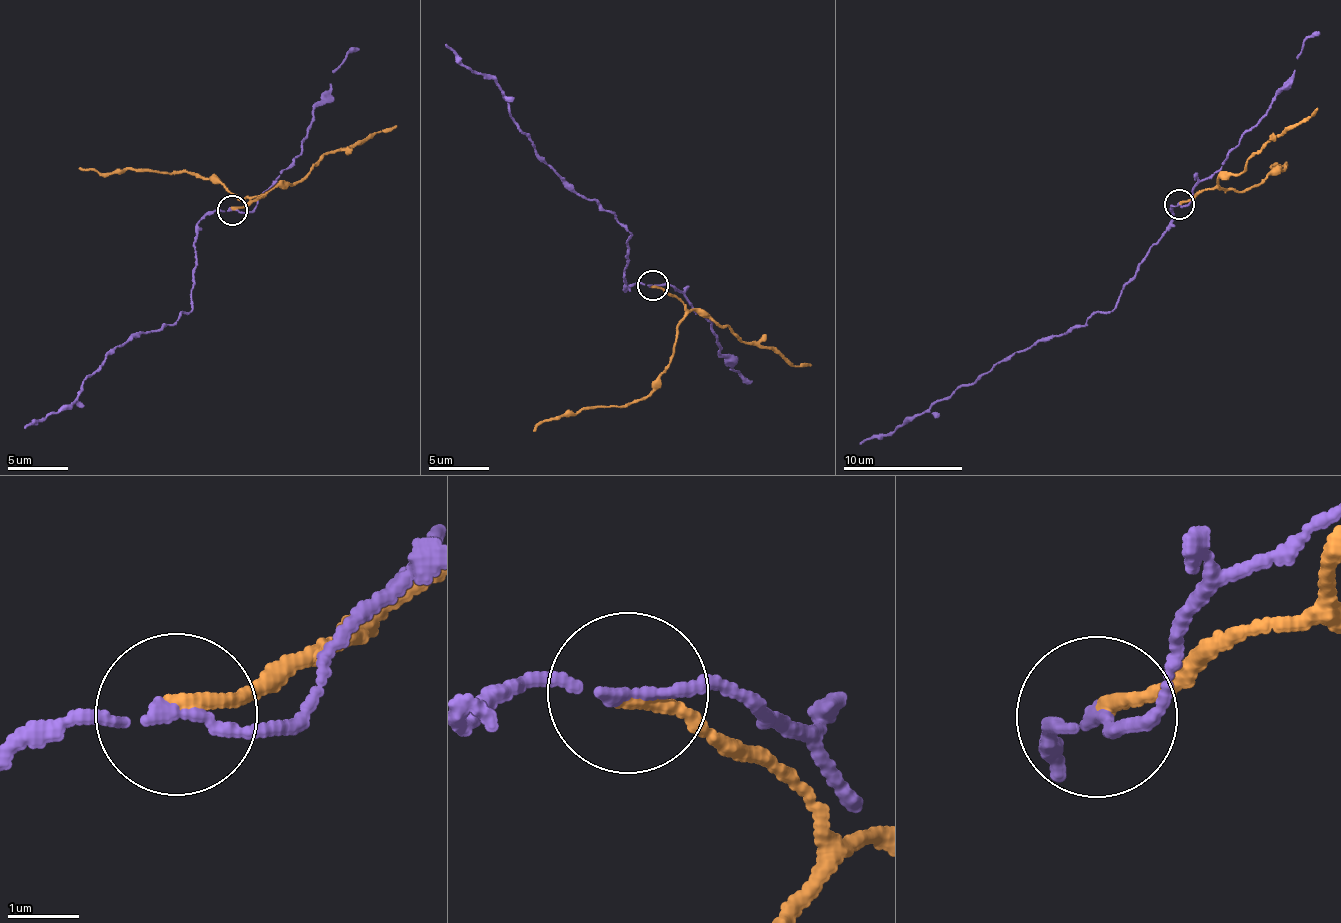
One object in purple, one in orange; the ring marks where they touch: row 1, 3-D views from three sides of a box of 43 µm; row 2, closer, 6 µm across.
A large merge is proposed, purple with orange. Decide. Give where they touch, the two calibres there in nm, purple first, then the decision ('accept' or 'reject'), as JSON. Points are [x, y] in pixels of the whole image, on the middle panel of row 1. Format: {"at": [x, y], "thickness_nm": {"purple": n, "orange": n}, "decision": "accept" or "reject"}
{"at": [652, 285], "thickness_nm": {"purple": 140, "orange": 200}, "decision": "reject"}

